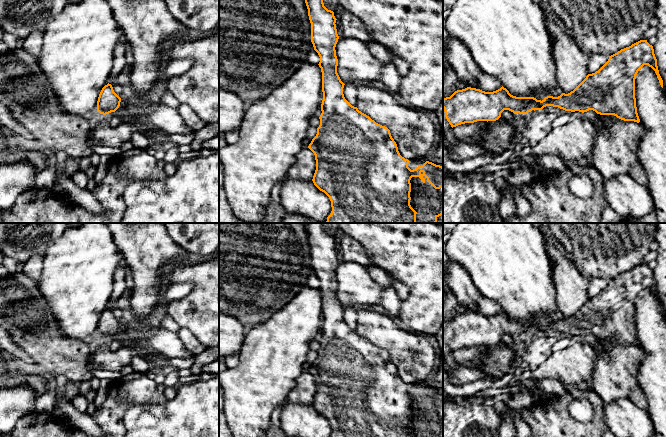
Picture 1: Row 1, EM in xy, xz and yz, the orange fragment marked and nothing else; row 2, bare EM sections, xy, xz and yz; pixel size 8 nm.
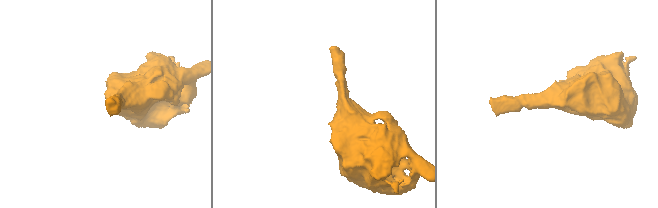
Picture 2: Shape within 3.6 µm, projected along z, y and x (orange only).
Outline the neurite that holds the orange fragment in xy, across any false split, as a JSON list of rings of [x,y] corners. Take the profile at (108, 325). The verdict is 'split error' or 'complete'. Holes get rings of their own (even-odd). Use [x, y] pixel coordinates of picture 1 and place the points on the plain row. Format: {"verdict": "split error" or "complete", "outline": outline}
{"verdict": "complete", "outline": [[[111,308],[105,309],[98,321],[97,336],[106,339],[115,336],[120,330],[121,322],[114,316]]]}

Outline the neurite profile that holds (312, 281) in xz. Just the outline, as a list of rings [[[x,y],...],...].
[[[315,274],[309,276],[306,279],[306,286],[308,286],[310,288],[318,289],[320,286],[320,281],[319,281],[318,277]]]

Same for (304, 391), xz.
[[[303,371],[298,377],[295,387],[289,392],[287,402],[312,405],[315,394],[314,377],[308,371]]]

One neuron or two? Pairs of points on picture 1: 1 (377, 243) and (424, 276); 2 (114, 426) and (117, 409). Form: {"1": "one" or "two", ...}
{"1": "one", "2": "one"}

